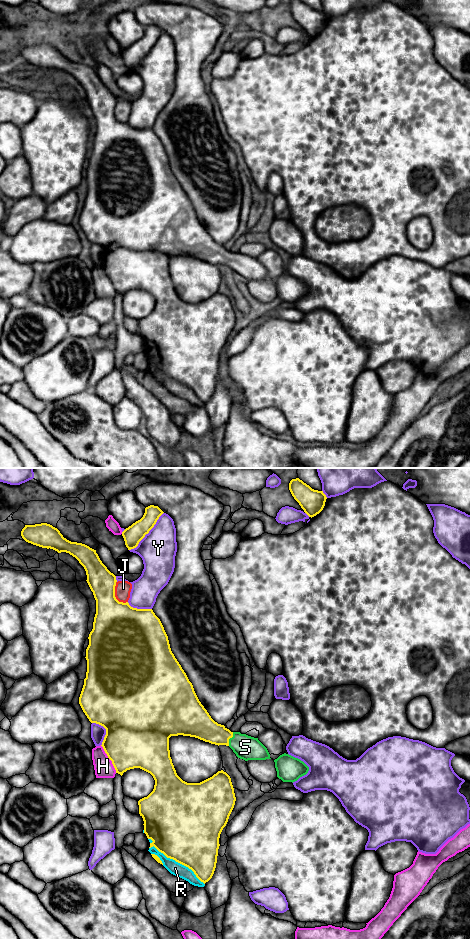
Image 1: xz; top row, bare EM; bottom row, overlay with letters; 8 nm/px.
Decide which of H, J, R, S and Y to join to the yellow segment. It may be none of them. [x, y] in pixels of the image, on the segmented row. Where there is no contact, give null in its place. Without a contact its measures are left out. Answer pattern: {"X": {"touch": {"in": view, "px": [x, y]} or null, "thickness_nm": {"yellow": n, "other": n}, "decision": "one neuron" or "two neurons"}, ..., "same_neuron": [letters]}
{"H": {"touch": {"in": "xz", "px": [109, 758]}, "thickness_nm": {"yellow": 460, "other": 150}, "decision": "two neurons"}, "J": {"touch": {"in": "xz", "px": [114, 594]}, "thickness_nm": {"yellow": 380, "other": 130}, "decision": "two neurons"}, "R": {"touch": {"in": "xz", "px": [177, 861]}, "thickness_nm": {"yellow": 500, "other": 110}, "decision": "two neurons"}, "S": {"touch": {"in": "xz", "px": [229, 738]}, "thickness_nm": {"yellow": 200, "other": 200}, "decision": "one neuron"}, "Y": {"touch": {"in": "xz", "px": [147, 533]}, "thickness_nm": {"yellow": 150, "other": 300}, "decision": "two neurons"}, "same_neuron": ["S"]}

